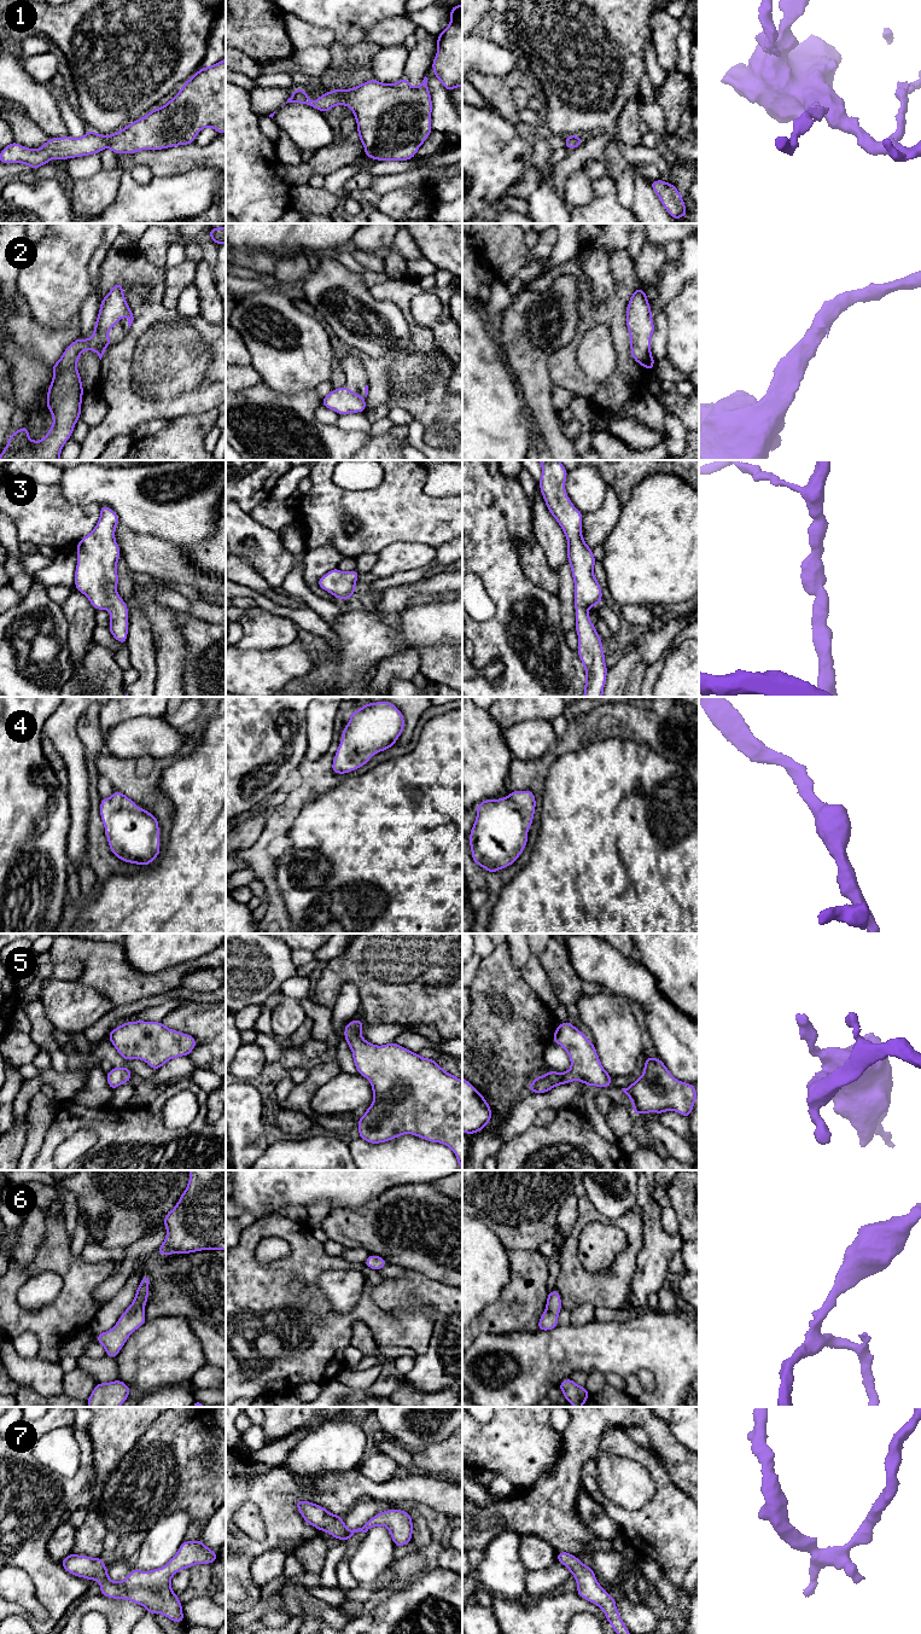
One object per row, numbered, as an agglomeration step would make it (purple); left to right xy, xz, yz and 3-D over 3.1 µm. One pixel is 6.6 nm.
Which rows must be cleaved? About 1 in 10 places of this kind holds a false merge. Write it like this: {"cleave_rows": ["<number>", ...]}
{"cleave_rows": []}

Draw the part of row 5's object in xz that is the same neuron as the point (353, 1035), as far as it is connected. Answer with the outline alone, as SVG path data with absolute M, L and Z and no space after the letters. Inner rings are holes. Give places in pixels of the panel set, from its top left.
M351 1019L344 1029L344 1037L352 1051L356 1071L371 1082L374 1097L372 1105L357 1121L359 1136L369 1144L380 1144L403 1134L413 1134L451 1149L459 1167L462 1169L462 1081L447 1072L436 1060L420 1057L394 1041L384 1046L367 1042L361 1034L363 1024L362 1019Z

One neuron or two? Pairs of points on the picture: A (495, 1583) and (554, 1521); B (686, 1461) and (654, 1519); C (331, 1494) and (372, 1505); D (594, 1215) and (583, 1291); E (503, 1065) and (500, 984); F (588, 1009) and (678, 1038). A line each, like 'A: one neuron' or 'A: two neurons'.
A: two neurons
B: two neurons
C: two neurons
D: one neuron
E: one neuron
F: two neurons

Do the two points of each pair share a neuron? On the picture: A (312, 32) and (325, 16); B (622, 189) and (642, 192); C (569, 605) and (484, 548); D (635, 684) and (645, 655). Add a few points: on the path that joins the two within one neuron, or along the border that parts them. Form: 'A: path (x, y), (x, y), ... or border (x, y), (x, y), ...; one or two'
A: border (291, 13), (310, 24), (328, 28), (336, 46); two
B: border (639, 170), (634, 180), (634, 198), (630, 208); two
C: border (557, 595), (561, 626); two
D: border (647, 664), (637, 664), (633, 669), (627, 684); two

